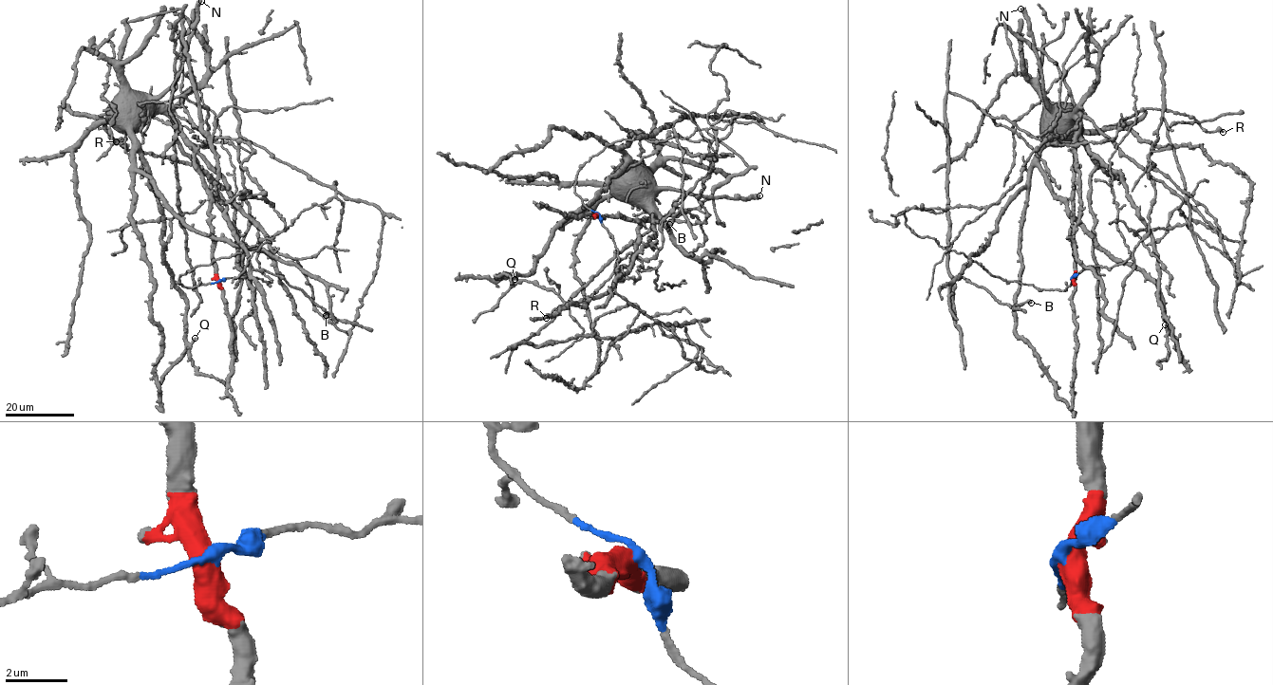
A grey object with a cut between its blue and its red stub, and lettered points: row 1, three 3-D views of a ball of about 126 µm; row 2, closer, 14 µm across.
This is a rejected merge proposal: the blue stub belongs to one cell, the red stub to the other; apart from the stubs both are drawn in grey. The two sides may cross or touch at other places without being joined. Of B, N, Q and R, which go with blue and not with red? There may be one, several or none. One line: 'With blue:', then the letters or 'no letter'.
With blue: no letter

